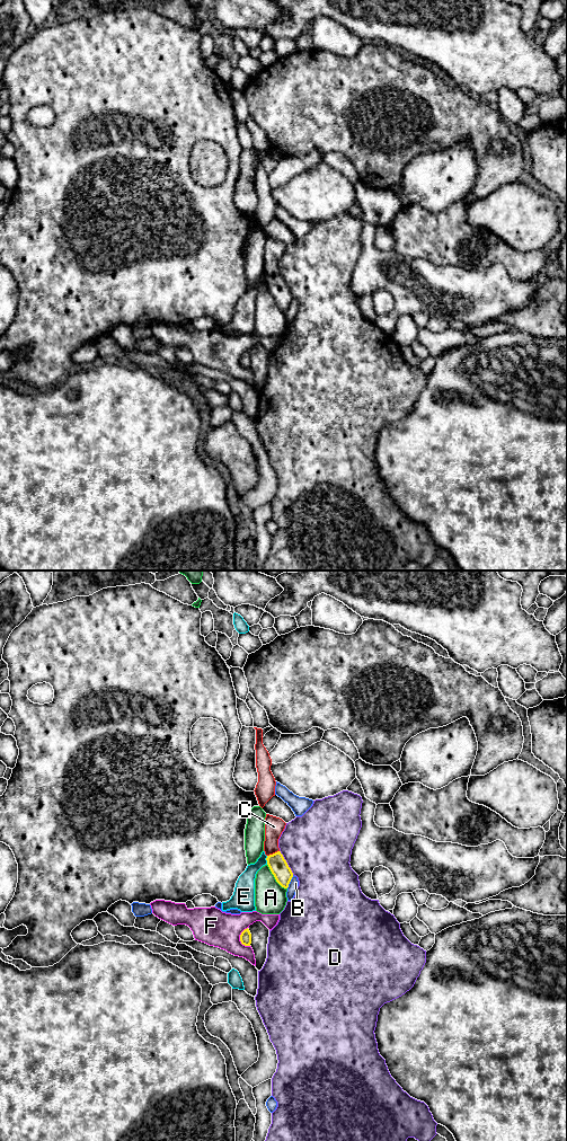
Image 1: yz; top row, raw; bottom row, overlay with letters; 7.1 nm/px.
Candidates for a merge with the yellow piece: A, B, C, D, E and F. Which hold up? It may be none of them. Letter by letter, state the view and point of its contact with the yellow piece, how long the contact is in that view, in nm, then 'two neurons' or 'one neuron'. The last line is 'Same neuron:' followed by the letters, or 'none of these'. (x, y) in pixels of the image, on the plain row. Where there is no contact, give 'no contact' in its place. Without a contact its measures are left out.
A: meets yellow in yz at (274, 299); contact 240 nm long; two neurons
B: meets yellow in yz at (290, 303); contact 110 nm long; two neurons
C: meets yellow in yz at (273, 276); contact 100 nm long; one neuron
D: meets yellow in yz at (286, 285); contact 200 nm long; two neurons
E: meets yellow in yz at (266, 282); contact 60 nm long; two neurons
F: meets yellow in yz at (240, 360); contact 140 nm long; two neurons
Same neuron: C

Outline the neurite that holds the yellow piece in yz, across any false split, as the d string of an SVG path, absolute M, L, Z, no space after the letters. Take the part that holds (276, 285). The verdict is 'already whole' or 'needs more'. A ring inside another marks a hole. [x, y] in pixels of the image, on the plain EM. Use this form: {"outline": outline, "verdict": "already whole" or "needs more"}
{"outline": "M266 237L264 274L267 278L267 288L276 304L282 310L287 311L293 295L278 271L278 262L285 248L286 246L282 241Z", "verdict": "needs more"}

